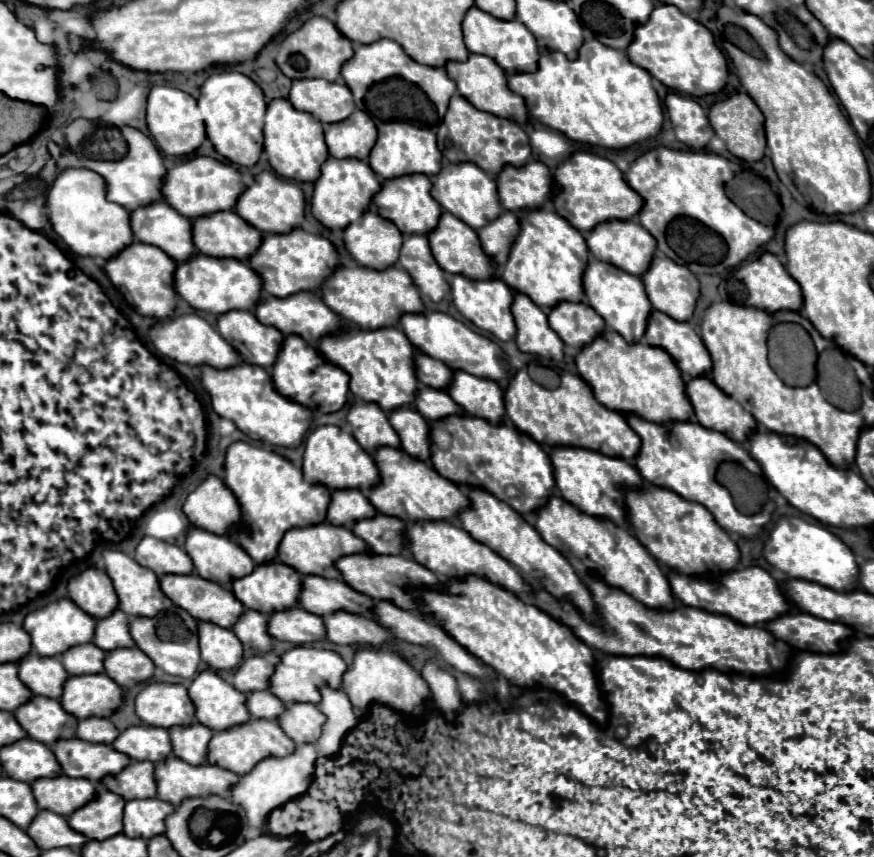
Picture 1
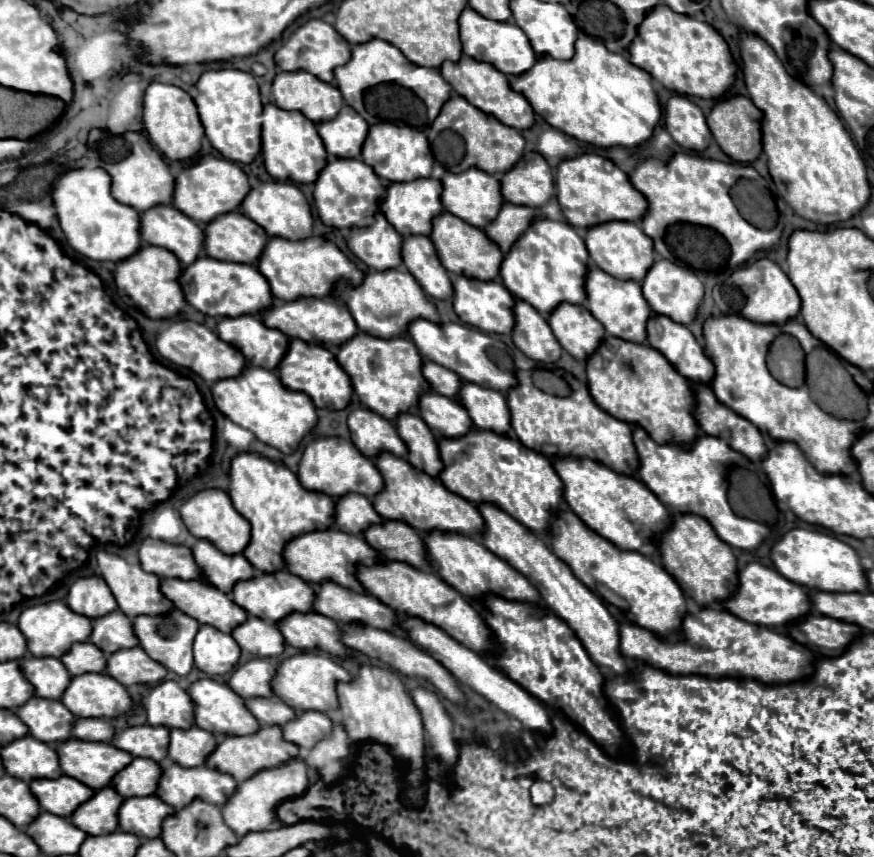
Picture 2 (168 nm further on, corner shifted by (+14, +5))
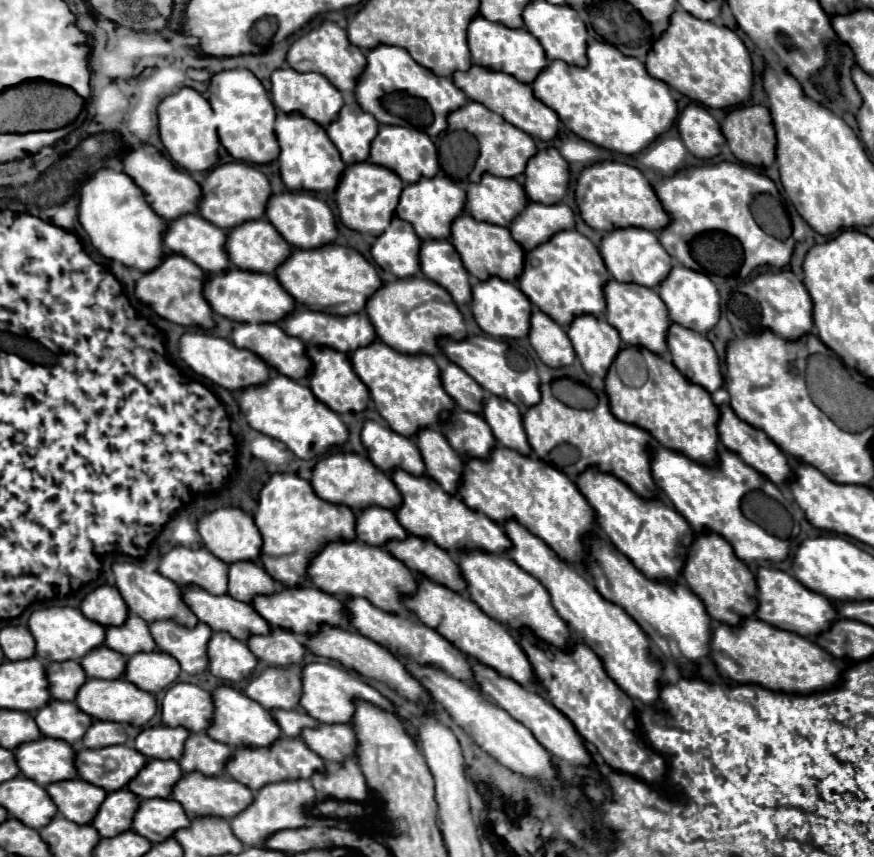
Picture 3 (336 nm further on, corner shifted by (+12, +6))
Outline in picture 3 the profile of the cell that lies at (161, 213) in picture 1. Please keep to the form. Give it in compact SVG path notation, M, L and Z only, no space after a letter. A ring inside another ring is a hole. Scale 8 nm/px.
M186 214L168 224L164 232L164 246L170 248L174 254L180 254L194 264L198 264L208 274L224 274L230 268L230 258L226 252L226 232L212 222L204 220L200 214Z

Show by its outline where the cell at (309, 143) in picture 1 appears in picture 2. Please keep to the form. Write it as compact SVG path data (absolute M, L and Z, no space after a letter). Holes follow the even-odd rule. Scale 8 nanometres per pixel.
M274 103L262 109L262 157L266 171L278 181L314 183L318 171L326 165L326 149L316 131L316 125L300 111L284 111Z

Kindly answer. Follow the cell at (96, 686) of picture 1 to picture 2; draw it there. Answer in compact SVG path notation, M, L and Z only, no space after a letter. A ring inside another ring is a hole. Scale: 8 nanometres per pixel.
M82 673L72 677L60 701L76 717L112 719L124 715L132 707L124 685L104 673Z

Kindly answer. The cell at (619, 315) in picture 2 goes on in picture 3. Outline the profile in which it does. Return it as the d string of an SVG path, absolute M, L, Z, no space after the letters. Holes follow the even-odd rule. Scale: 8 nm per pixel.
M610 280L604 288L604 294L606 294L606 320L610 326L614 326L620 332L622 342L630 346L646 348L658 356L666 354L668 350L666 334L672 322L668 318L668 308L664 306L664 302L660 302L660 296L656 294L656 290L640 284L622 284L622 282Z

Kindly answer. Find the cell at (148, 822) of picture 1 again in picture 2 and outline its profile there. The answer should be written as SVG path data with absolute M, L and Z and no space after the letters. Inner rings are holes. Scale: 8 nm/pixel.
M156 795L128 797L118 809L118 827L140 839L152 839L160 835L162 819L172 813L174 809Z

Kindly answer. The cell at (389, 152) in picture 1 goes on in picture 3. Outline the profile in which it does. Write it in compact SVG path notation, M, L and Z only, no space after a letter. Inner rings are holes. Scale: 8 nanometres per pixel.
M380 126L380 132L372 142L370 162L396 172L404 180L404 184L414 184L422 178L432 178L440 170L436 146L428 138L428 134L424 134L416 128L402 128L402 126Z

